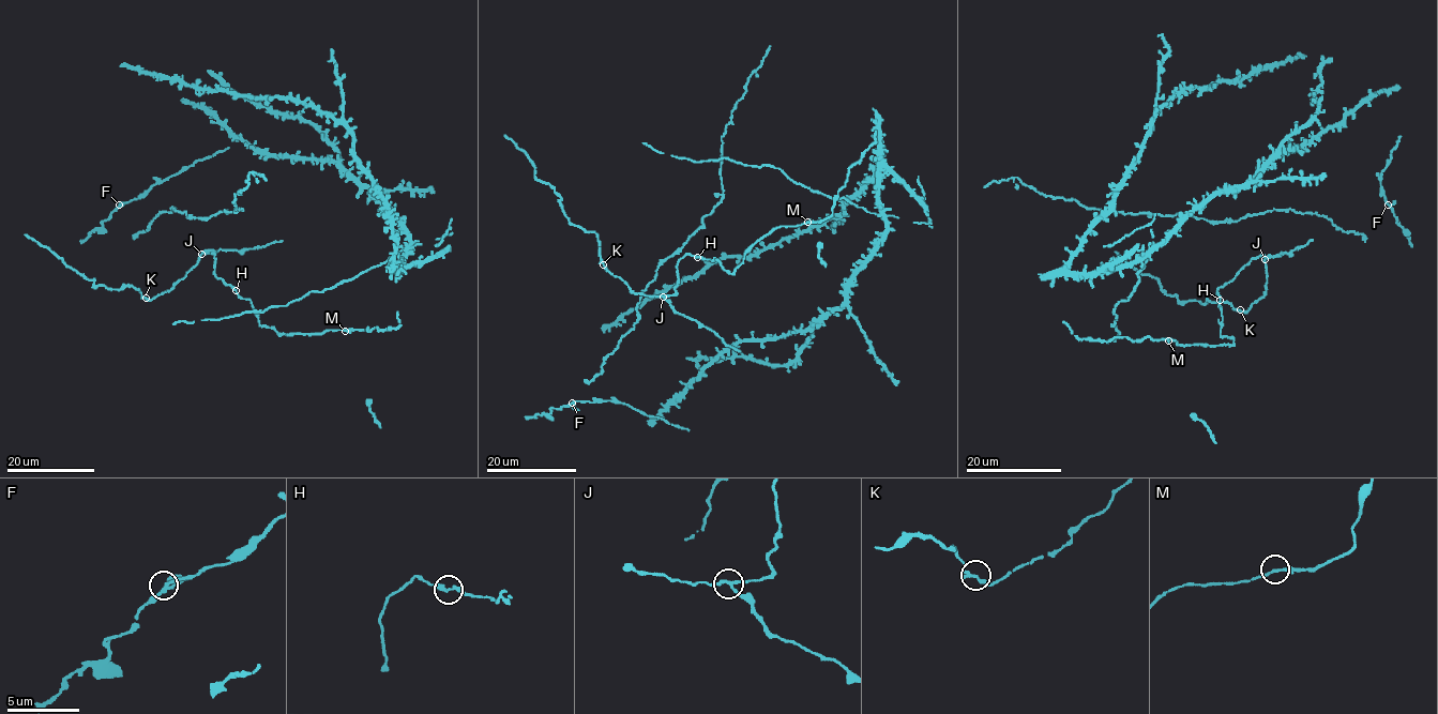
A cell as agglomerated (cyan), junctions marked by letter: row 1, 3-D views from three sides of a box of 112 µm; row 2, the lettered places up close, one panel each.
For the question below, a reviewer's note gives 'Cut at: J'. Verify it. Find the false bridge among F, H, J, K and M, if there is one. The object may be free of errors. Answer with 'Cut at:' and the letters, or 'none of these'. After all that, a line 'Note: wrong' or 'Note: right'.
Cut at: J
Note: right

